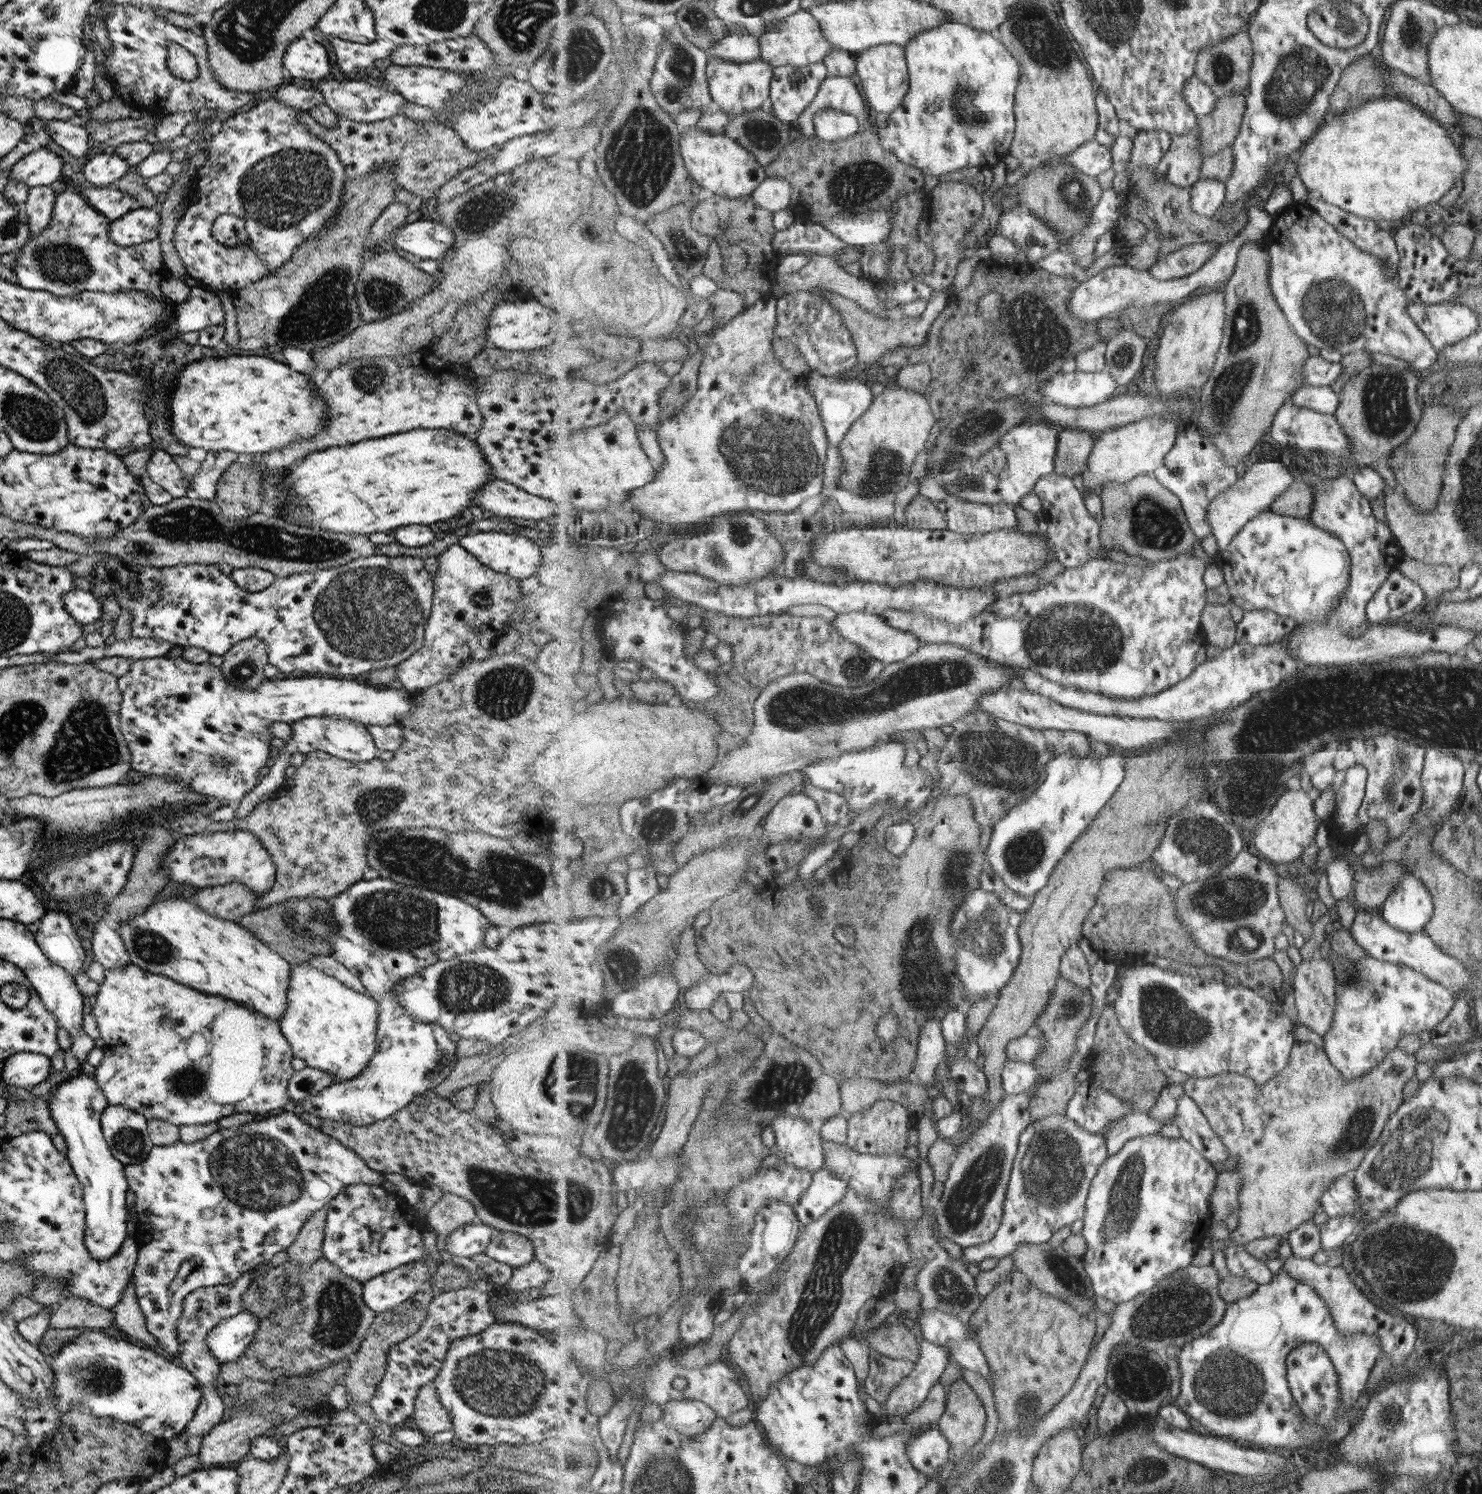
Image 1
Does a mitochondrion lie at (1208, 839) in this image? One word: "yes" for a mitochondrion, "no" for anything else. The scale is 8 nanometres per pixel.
yes

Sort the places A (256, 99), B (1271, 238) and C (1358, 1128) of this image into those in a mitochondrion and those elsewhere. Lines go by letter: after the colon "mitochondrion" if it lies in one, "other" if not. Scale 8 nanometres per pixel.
A: other
B: other
C: mitochondrion

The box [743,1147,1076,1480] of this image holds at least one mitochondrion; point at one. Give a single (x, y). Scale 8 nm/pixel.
(823, 1286)

